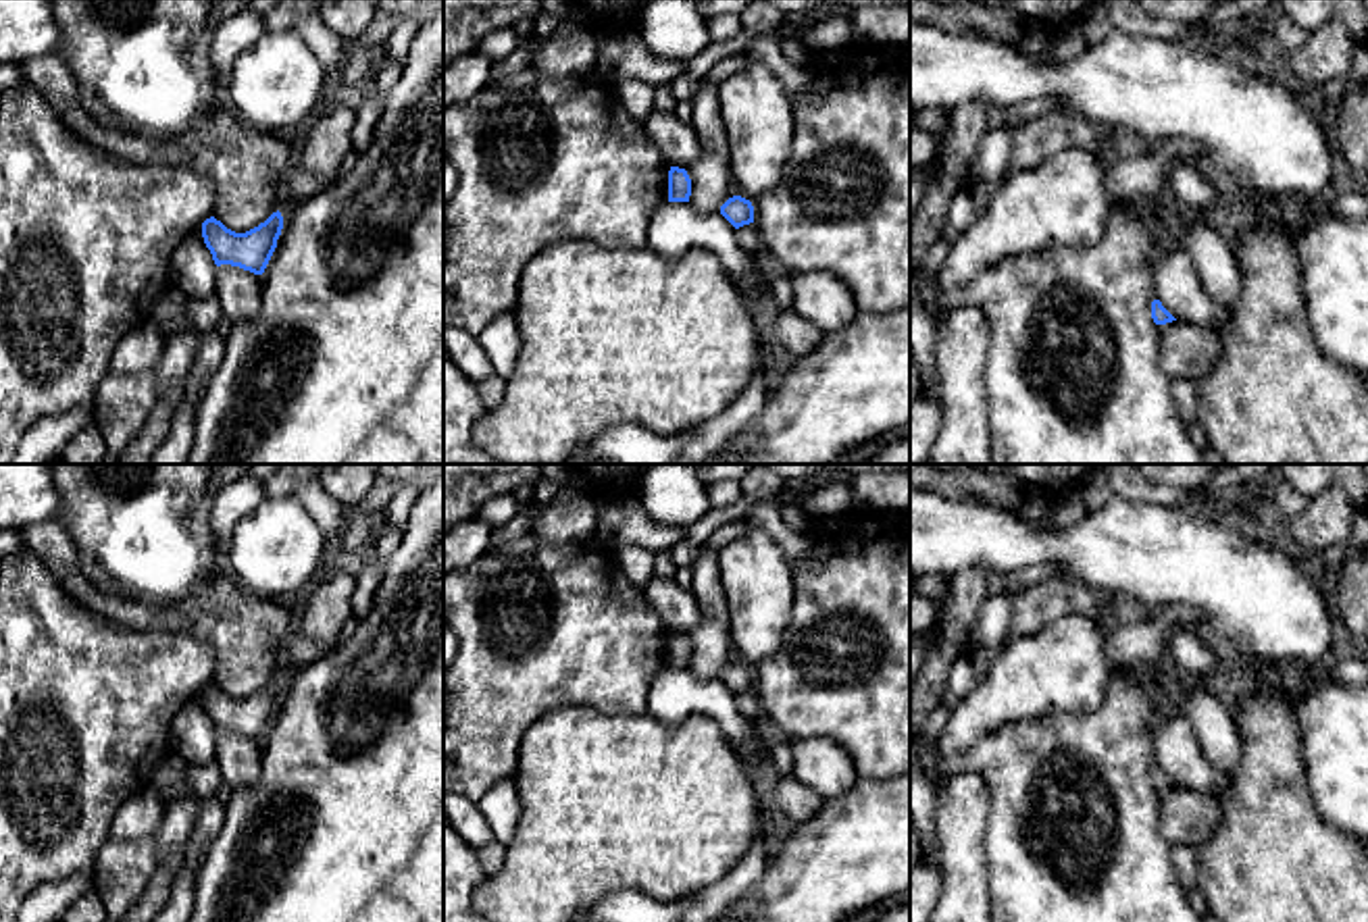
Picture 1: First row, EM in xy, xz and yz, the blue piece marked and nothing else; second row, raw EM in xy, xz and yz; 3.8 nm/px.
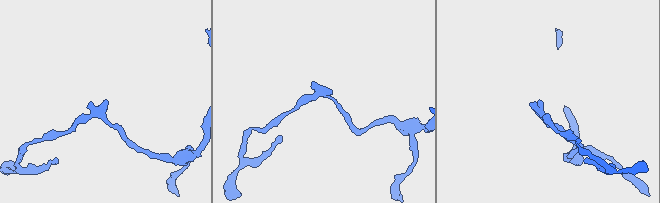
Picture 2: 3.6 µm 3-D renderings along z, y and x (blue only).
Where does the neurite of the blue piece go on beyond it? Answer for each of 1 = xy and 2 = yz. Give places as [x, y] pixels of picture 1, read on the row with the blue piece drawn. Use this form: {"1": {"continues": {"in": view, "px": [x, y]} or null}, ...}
{"1": {"continues": null}, "2": {"continues": null}}

